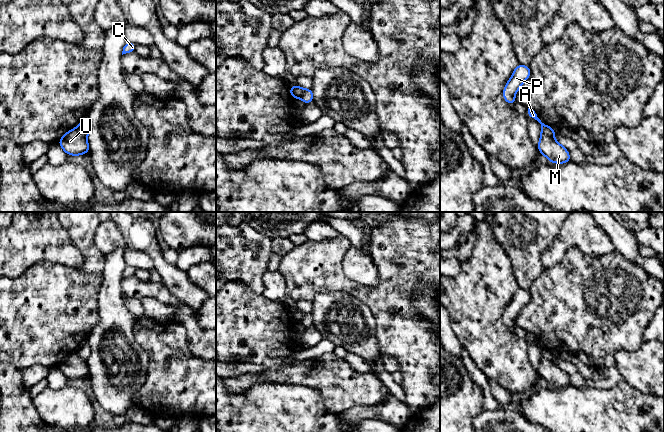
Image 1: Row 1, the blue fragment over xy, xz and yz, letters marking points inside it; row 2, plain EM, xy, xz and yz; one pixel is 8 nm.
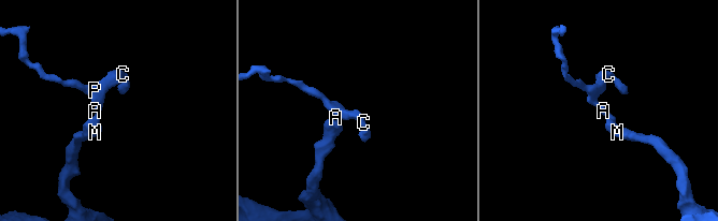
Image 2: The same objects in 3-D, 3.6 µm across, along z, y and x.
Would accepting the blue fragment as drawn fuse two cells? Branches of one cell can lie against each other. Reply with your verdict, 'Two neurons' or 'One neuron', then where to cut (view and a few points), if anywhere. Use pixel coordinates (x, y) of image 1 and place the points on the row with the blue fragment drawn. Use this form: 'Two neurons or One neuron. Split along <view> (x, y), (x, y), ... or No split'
Two neurons. Split along xy (75, 128), (86, 137)

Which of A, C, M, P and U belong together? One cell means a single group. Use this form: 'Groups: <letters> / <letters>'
Groups: A C P / M U

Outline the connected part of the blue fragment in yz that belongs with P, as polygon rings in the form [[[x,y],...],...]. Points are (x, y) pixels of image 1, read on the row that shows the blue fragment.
[[[518,64],[512,73],[511,78],[506,83],[503,90],[503,98],[508,104],[516,104],[515,94],[521,85],[530,77],[531,71],[529,66]]]

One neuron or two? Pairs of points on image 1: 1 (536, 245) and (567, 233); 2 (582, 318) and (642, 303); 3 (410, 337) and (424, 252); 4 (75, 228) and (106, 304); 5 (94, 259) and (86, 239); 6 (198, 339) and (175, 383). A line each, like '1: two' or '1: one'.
1: two
2: one
3: one
4: two
5: one
6: two

